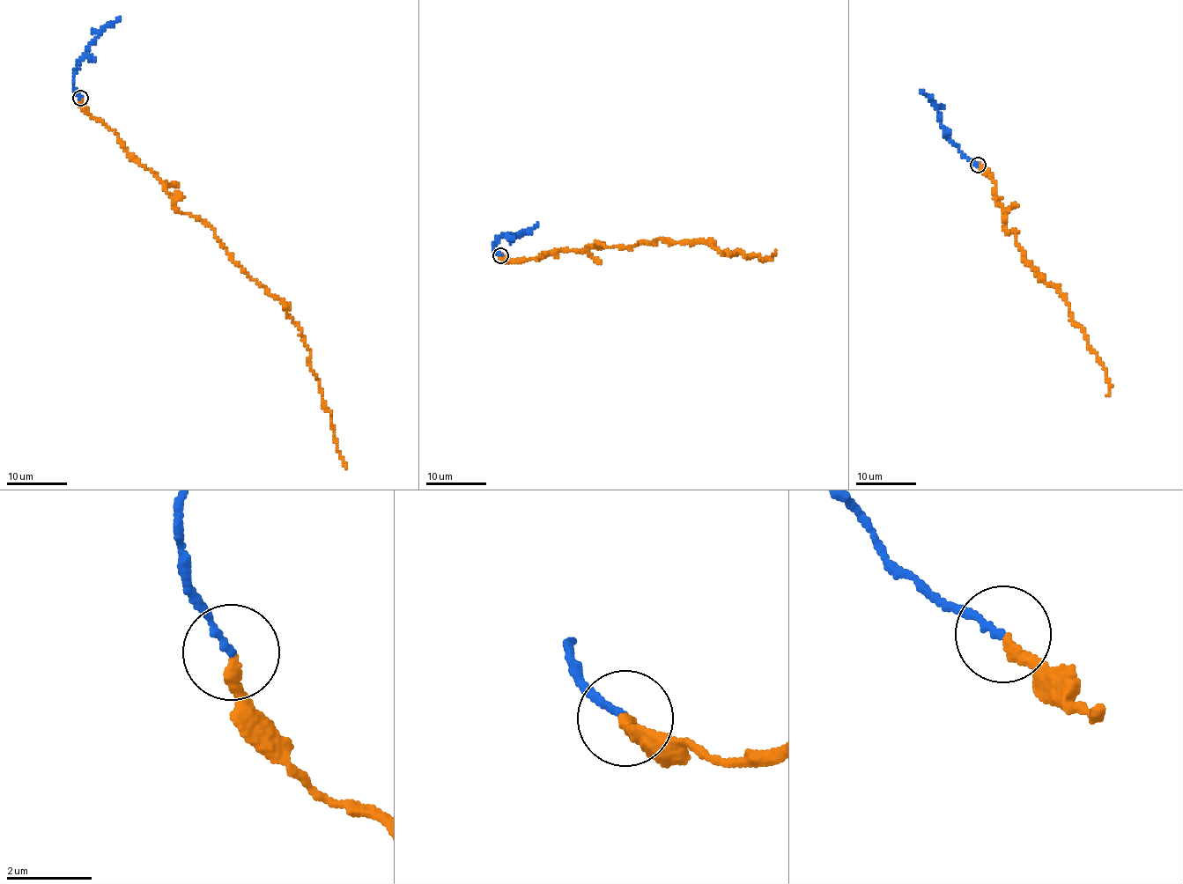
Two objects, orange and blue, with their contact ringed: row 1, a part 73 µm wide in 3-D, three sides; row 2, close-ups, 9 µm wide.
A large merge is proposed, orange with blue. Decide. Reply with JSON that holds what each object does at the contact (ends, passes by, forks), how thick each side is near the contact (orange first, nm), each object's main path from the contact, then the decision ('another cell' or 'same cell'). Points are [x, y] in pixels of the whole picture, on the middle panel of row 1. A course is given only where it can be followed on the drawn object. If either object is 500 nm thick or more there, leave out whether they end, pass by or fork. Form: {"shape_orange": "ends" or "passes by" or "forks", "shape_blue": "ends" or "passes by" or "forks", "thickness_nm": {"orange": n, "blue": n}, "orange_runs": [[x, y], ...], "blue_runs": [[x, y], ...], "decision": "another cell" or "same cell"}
{"shape_orange": "ends", "shape_blue": "ends", "thickness_nm": {"orange": 280, "blue": 150}, "orange_runs": [[500, 254], [540, 260], [597, 242], [624, 247], [656, 239], [705, 240], [764, 261], [776, 252]], "blue_runs": [[499, 255], [492, 246], [493, 243], [504, 236], [514, 237], [538, 224]], "decision": "same cell"}

